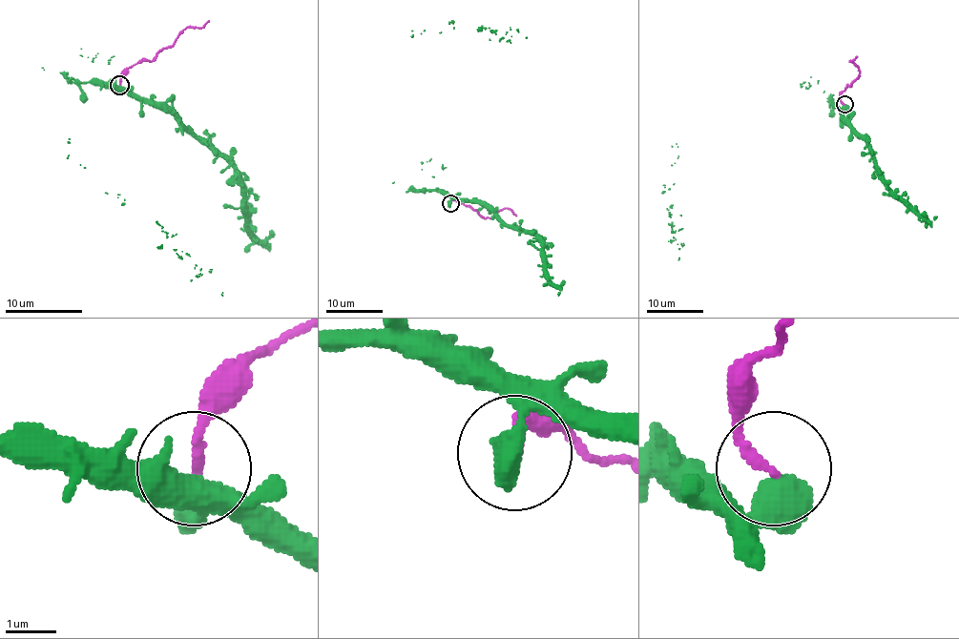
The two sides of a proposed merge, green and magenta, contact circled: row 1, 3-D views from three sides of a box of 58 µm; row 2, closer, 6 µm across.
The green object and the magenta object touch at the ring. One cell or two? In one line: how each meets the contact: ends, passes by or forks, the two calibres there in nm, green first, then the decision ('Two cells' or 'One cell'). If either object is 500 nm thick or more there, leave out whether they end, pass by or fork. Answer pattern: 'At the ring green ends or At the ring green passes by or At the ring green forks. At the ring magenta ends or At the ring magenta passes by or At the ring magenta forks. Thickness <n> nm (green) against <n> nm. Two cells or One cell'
Thickness 600 nm (green) against 180 nm. Two cells

